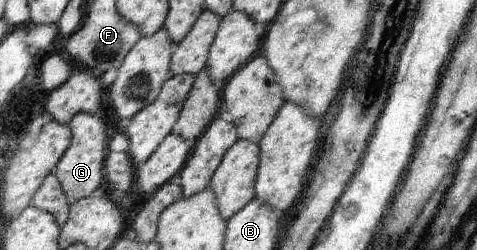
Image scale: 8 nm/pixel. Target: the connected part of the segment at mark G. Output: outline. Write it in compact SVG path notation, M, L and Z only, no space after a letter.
M77 114L68 126L72 129L72 145L69 146L67 153L61 158L56 167L55 175L60 179L64 192L68 197L68 202L73 205L81 199L88 198L95 189L101 187L103 183L103 161L105 161L105 149L107 149L107 125L91 117L91 114Z

